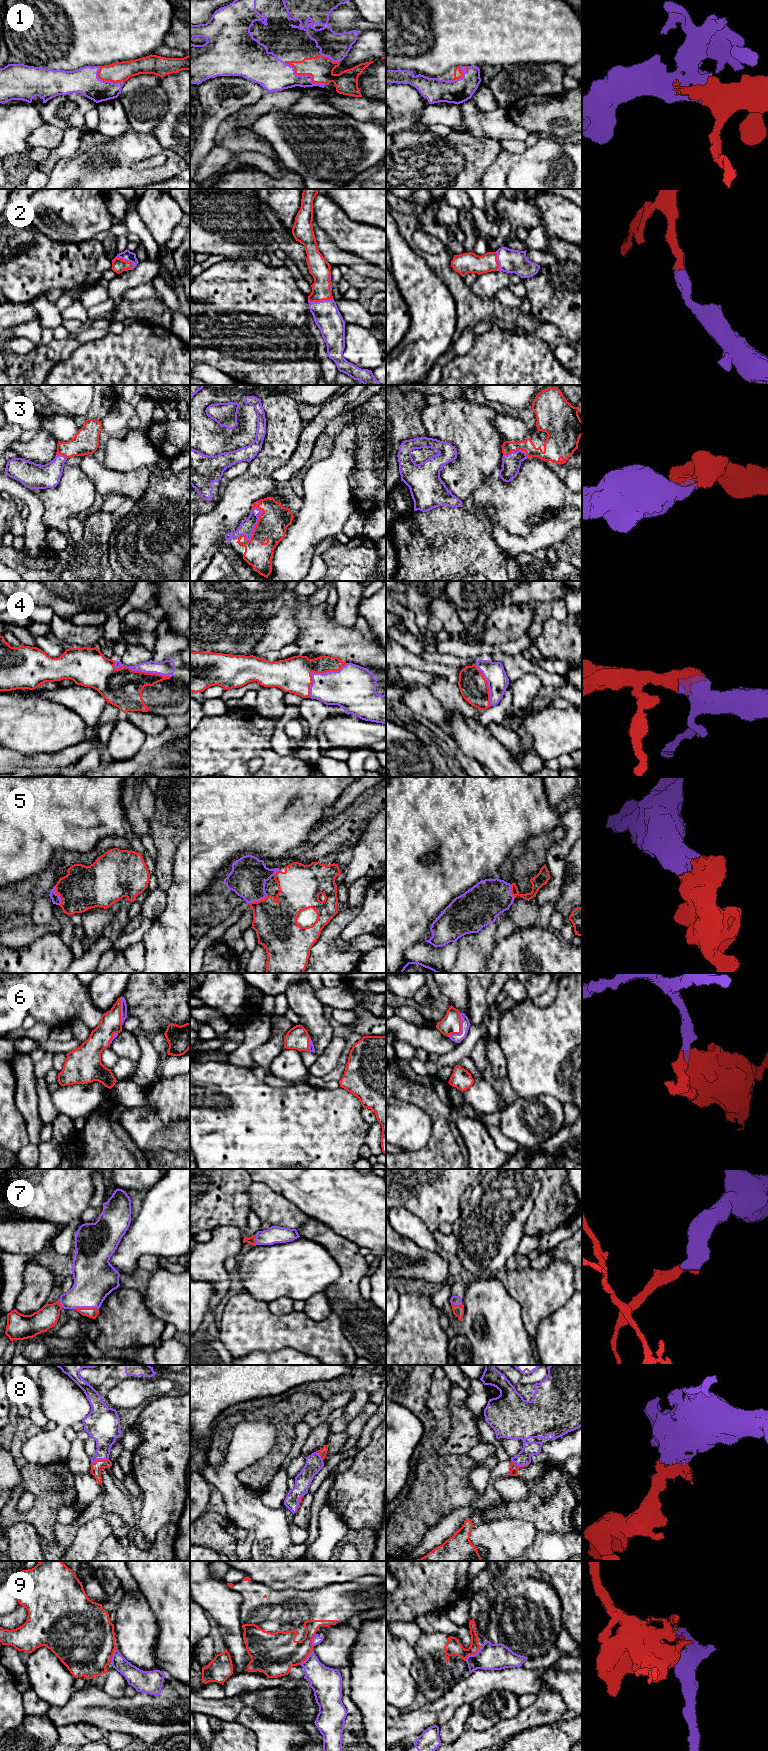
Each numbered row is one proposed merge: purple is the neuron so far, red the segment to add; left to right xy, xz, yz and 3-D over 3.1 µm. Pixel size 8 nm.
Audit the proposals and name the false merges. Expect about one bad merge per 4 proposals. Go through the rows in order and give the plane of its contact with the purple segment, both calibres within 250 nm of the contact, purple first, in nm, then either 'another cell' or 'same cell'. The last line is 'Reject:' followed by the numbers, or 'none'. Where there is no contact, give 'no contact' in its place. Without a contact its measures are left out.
1: contact in xz; calibres 260 and 200 nm; same cell
2: contact in xy; calibres 90 and 120 nm; same cell
3: contact in xz; calibres 120 and 240 nm; same cell
4: contact in xy; calibres 130 and 320 nm; same cell
5: contact in xy; calibres 70 and 360 nm; same cell
6: contact in yz; calibres 80 and 160 nm; same cell
7: contact in xy; calibres 340 and 80 nm; same cell
8: contact in xy; calibres 240 and 90 nm; same cell
9: contact in yz; calibres 220 and 130 nm; another cell
Reject: 9

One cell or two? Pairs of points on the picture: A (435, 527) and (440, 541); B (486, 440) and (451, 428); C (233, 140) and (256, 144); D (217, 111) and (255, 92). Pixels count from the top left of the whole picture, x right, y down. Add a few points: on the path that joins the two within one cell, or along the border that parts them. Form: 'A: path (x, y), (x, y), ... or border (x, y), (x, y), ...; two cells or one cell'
A: border (434, 536), (444, 535), (447, 538), (446, 544); two cells
B: path (477, 438), (467, 428), (460, 428); one cell
C: path (239, 142), (250, 142); one cell
D: path (226, 103), (229, 100), (241, 100), (246, 96); one cell

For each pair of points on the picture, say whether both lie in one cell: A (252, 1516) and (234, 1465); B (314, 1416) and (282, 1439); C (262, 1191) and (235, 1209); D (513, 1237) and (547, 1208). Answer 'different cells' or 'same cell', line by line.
A: same cell
B: different cells
C: different cells
D: different cells

